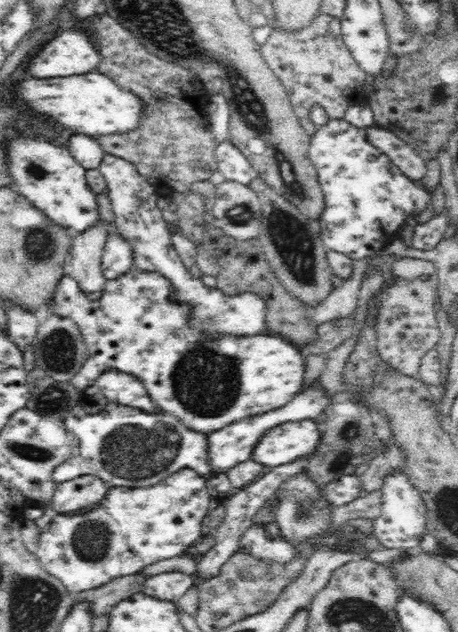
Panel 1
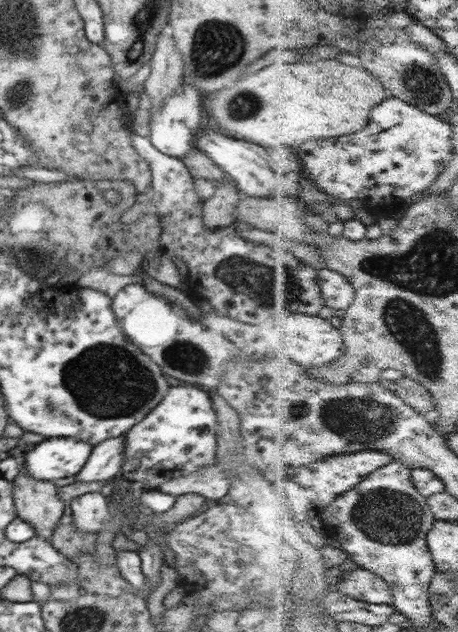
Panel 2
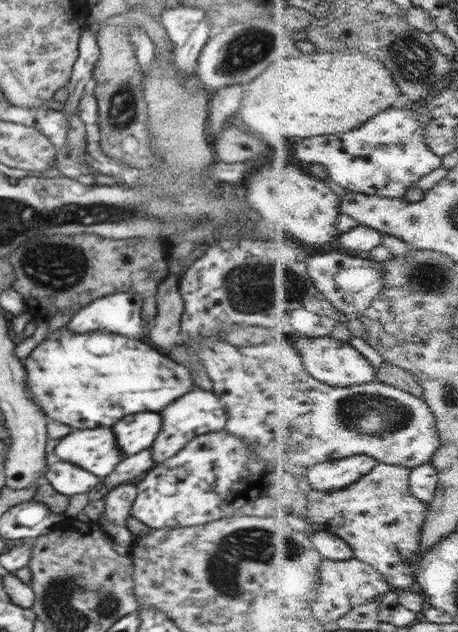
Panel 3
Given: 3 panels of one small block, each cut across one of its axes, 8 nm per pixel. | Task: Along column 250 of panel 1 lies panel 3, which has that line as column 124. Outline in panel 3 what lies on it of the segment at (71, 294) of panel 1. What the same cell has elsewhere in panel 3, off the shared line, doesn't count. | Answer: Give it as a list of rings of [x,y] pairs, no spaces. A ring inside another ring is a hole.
[[[61,327],[41,341],[22,359],[27,372],[27,391],[33,403],[41,406],[42,412],[50,421],[66,424],[72,430],[112,428],[124,416],[138,412],[163,411],[165,406],[194,390],[194,380],[188,368],[166,356],[150,342],[135,338],[114,338],[110,332],[90,332],[72,334],[68,328]]]

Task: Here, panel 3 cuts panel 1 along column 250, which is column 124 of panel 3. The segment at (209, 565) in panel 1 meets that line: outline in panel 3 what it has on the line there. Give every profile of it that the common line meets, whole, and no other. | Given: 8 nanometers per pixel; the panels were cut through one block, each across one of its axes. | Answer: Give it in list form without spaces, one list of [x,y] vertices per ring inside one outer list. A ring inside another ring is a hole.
[[[124,483],[115,486],[104,497],[105,517],[111,523],[126,527],[126,517],[130,511],[137,495],[135,483]]]

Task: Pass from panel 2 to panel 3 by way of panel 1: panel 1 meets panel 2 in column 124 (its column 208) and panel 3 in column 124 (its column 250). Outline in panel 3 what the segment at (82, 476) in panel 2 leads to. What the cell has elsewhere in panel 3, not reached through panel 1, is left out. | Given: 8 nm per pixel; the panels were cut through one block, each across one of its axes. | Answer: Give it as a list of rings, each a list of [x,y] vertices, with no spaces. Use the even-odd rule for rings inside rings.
[[[138,412],[124,416],[111,429],[124,460],[127,456],[151,448],[161,428],[162,418],[158,412]]]

